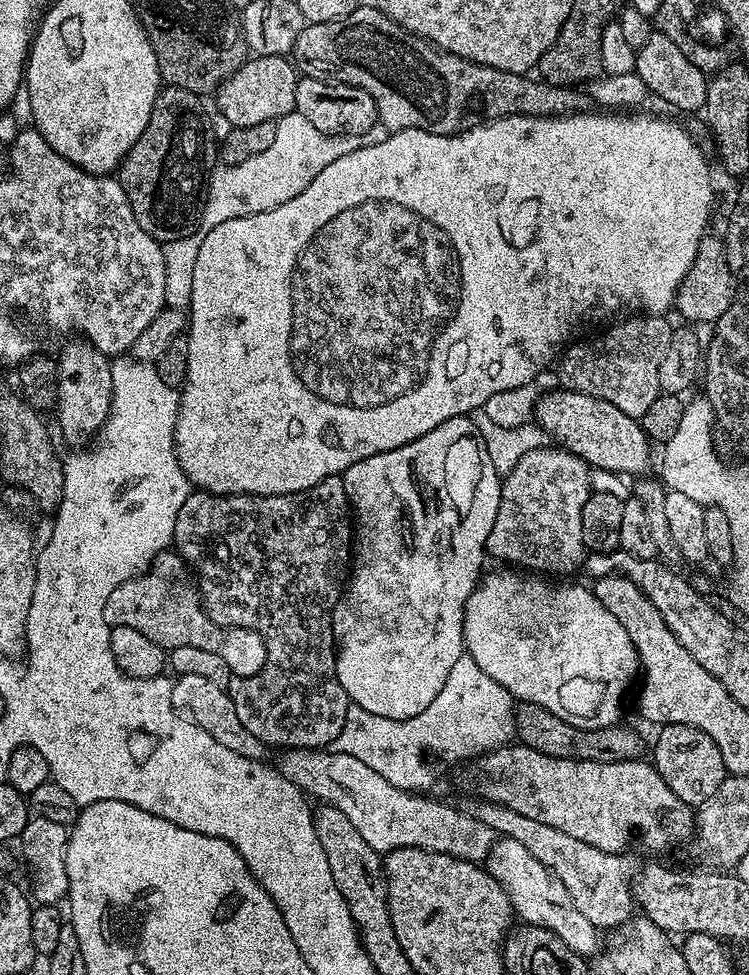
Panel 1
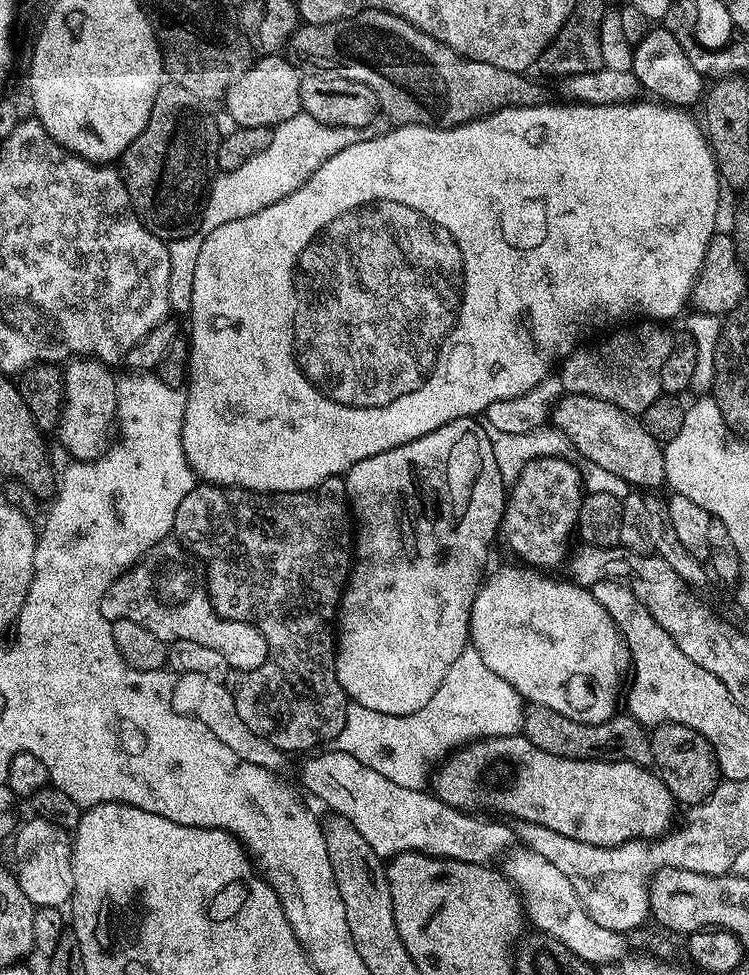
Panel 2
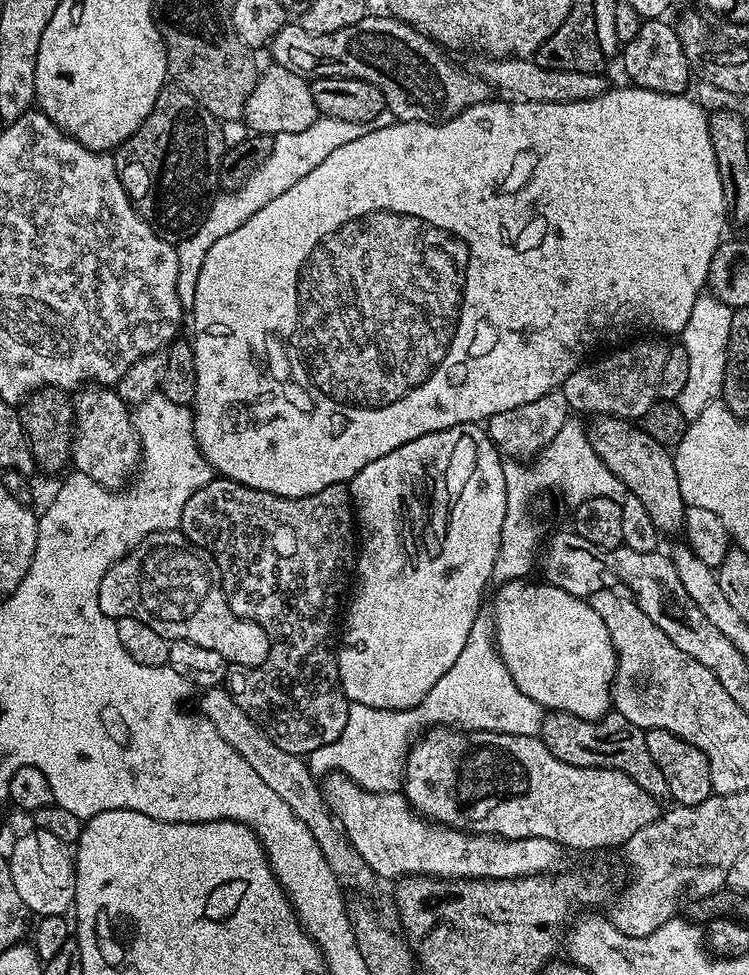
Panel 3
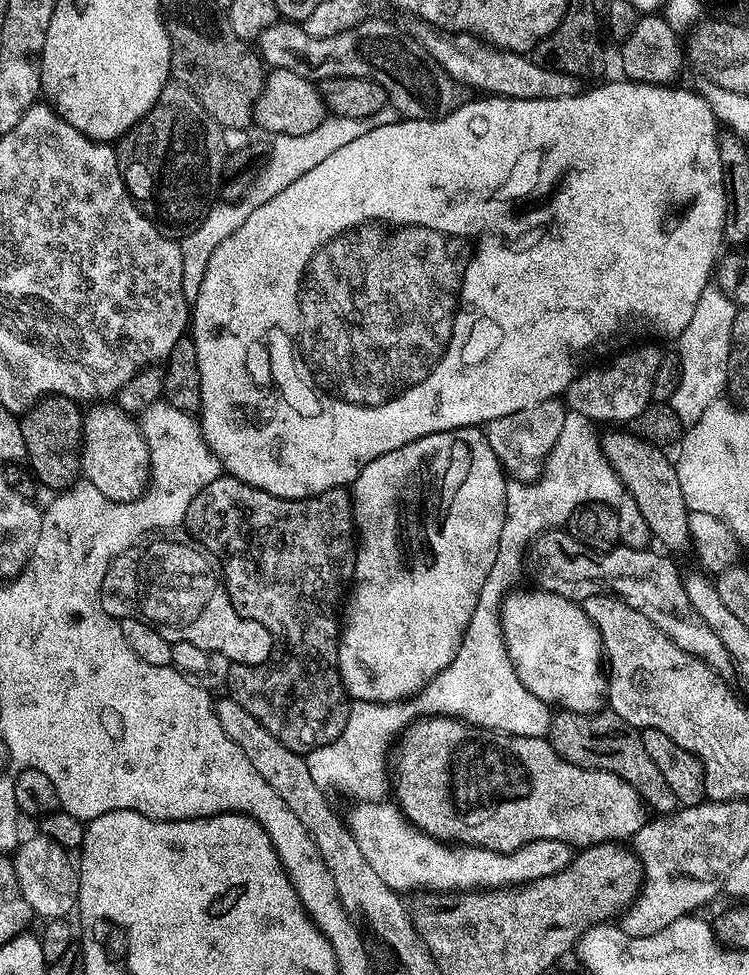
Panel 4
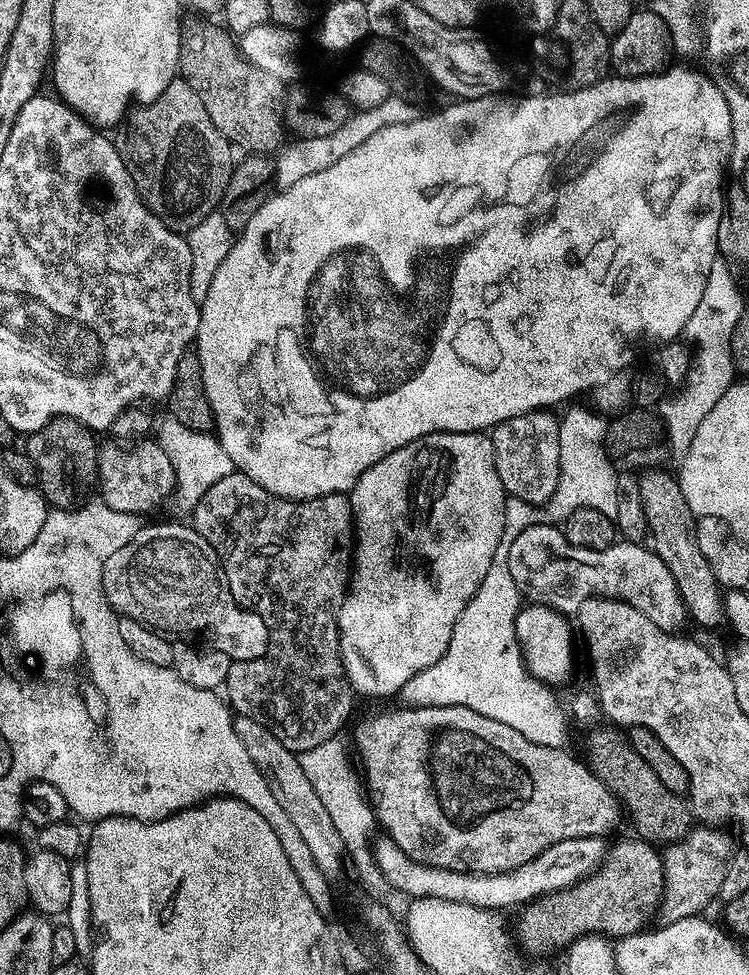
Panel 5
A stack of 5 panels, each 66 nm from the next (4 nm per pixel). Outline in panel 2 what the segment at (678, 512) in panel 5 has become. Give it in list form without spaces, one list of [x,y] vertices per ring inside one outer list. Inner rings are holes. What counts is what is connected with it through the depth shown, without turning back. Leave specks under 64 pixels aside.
[[[565,394],[557,401],[550,420],[555,427],[569,436],[575,451],[581,452],[588,464],[610,471],[636,490],[665,487],[664,449],[661,441],[654,439],[650,430],[646,430],[639,415],[593,396]]]

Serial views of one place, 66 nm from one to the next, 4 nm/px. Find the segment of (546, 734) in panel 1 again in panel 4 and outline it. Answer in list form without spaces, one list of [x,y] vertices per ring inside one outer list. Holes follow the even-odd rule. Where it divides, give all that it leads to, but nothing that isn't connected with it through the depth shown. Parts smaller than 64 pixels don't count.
[[[560,710],[552,717],[550,739],[554,750],[566,762],[579,768],[589,768],[595,772],[609,772],[622,778],[656,814],[672,814],[678,805],[674,798],[674,790],[662,778],[658,766],[646,754],[640,737],[641,729],[626,722],[618,713],[611,710],[598,712],[570,712]]]

